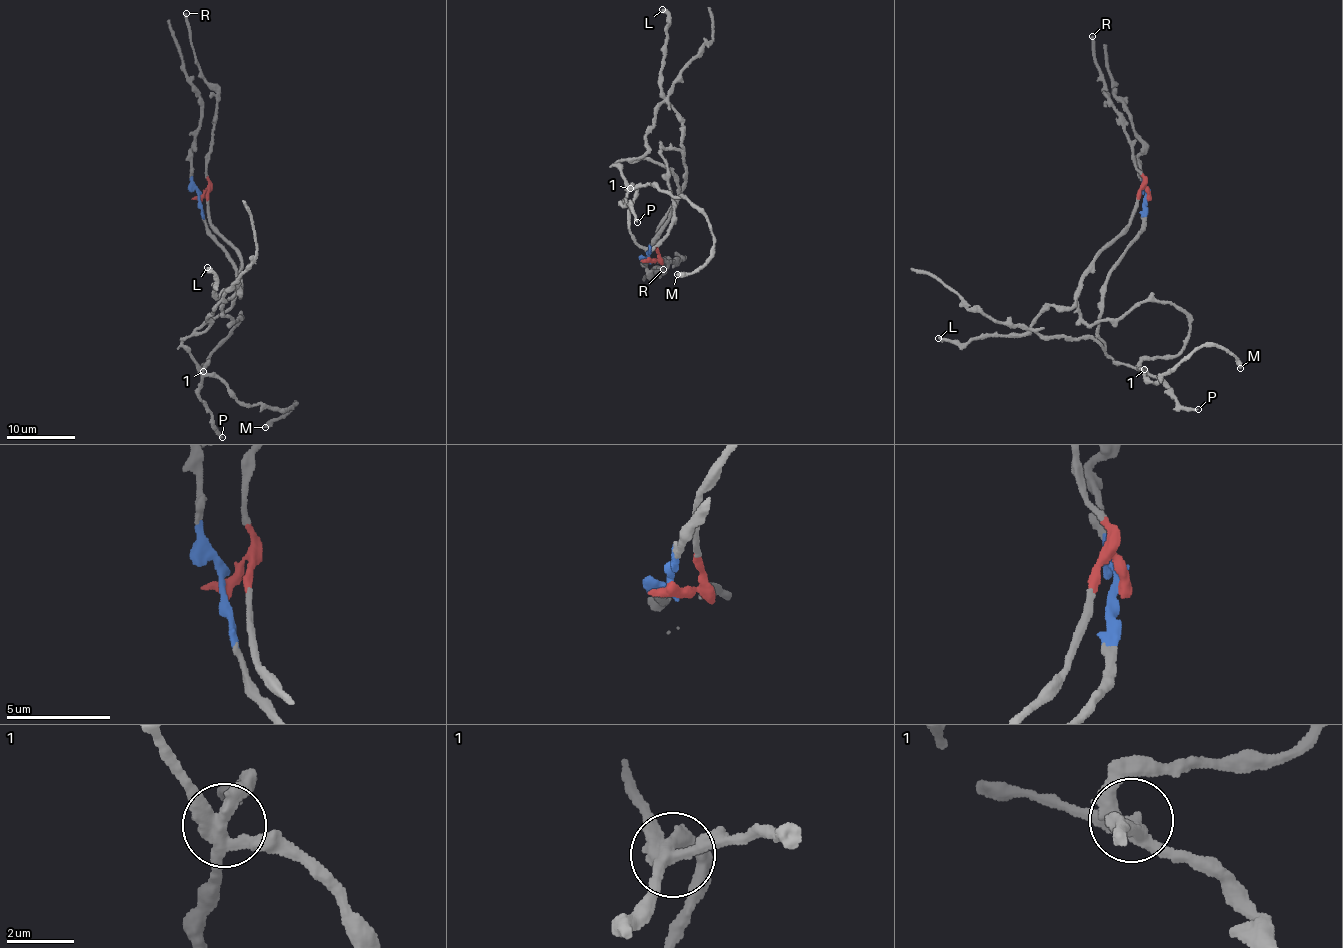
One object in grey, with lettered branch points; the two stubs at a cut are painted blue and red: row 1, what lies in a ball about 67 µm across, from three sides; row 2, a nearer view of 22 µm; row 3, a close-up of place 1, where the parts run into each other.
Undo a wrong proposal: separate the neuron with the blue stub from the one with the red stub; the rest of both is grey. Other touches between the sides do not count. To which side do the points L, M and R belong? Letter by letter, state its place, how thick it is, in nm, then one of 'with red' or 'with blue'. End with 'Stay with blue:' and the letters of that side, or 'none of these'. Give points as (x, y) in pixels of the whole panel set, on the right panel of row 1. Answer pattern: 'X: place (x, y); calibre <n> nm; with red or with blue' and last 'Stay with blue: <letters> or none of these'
L: place (938, 338); calibre 400 nm; with red
M: place (1240, 368); calibre 440 nm; with blue
R: place (1092, 36); calibre 320 nm; with red
Stay with blue: M

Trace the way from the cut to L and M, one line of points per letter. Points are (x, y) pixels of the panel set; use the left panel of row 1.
L: (199, 198), (207, 191), (213, 230), (240, 257), (240, 296), (237, 284), (216, 297), (213, 273), (207, 267)
M: (199, 198), (206, 233), (235, 270), (236, 296), (183, 343), (238, 401), (282, 410), (295, 403), (264, 427)

